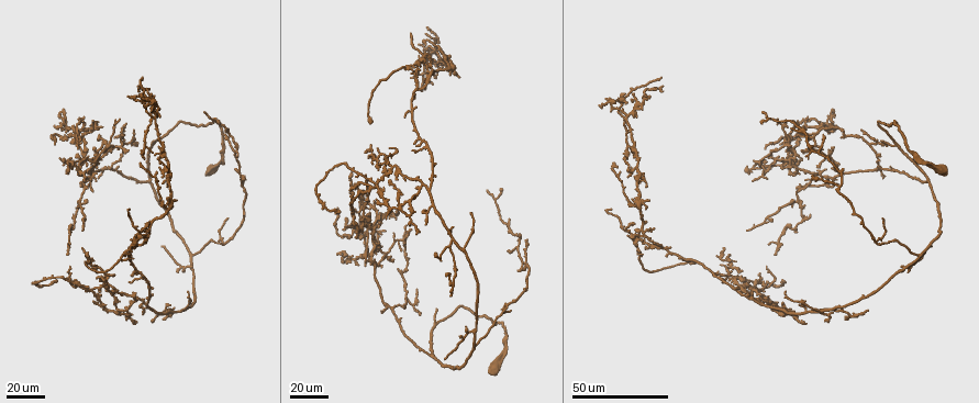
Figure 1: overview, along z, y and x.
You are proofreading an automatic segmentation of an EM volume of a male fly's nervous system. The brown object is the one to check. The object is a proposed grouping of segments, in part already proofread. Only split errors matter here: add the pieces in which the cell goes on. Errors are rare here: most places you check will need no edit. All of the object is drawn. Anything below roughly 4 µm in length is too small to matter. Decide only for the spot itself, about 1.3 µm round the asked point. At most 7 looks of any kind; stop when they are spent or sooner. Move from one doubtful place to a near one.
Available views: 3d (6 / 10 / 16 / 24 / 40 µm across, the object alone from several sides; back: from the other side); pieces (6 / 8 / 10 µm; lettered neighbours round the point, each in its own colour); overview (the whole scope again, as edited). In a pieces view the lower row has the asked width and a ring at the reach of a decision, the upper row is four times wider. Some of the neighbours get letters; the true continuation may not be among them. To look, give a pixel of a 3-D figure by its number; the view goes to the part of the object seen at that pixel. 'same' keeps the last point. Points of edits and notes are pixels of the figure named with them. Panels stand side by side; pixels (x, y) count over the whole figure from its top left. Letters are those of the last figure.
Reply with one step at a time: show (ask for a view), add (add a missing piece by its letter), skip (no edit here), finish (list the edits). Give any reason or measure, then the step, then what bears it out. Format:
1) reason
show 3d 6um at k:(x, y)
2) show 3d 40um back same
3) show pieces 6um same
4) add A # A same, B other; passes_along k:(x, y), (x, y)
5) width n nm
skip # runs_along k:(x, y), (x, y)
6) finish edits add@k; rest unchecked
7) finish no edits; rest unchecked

show 3d 24um at 1:(177, 199)

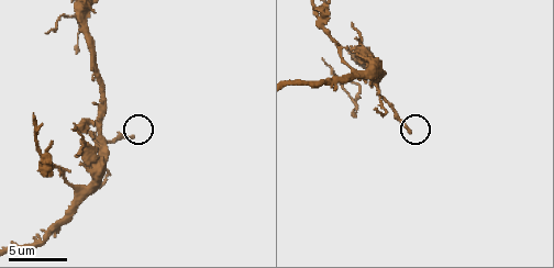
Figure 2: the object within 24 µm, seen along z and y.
see the neighbours
show pieces 10um at 2:(409, 131)

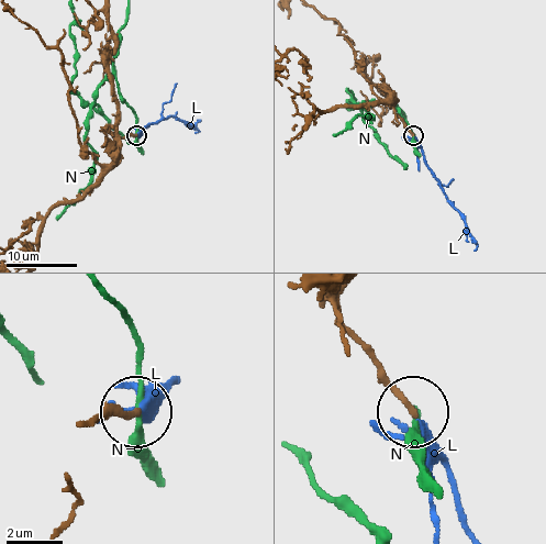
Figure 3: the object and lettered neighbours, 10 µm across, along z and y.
add L # L same, N other; passes_along 3:(77, 428), (141, 413), (171, 382); the cell continues

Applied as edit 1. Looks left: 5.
an open end
show 3d 40um at 1:(647, 223)

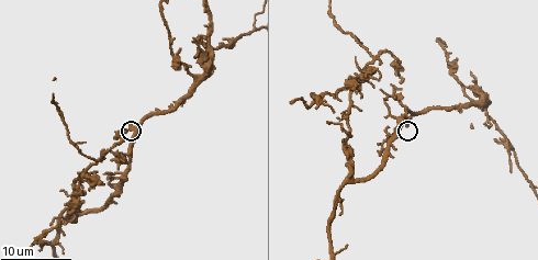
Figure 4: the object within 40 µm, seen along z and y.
show 3d 10um at 4:(128, 124)

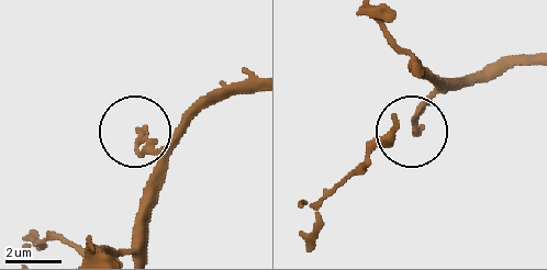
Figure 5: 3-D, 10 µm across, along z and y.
show pieces 6um at 5:(139, 135)

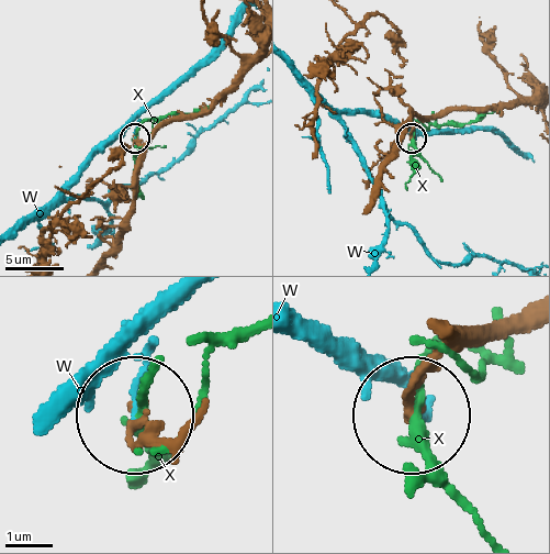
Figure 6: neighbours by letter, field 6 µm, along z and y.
skip # W other, X other; runs_along 6:(429, 321), (414, 408); no lettered piece goes on from it

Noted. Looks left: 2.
long arm stops here
show 3d 40um at 1:(203, 114)

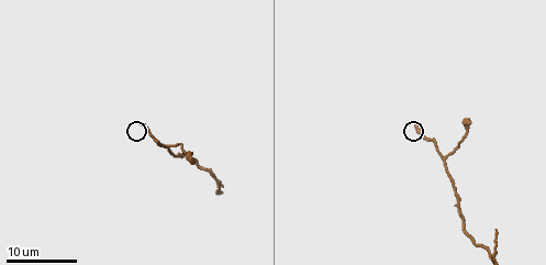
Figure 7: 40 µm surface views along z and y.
show pieces 8um at 7:(138, 122)

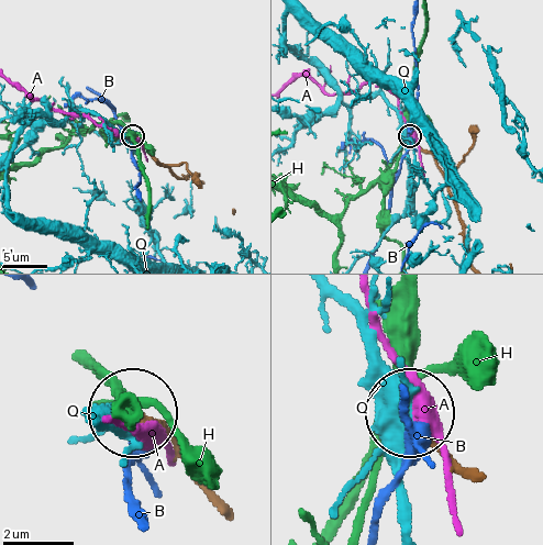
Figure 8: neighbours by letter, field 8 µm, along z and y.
skip # A other, B other, H other, Q other; none of them fits

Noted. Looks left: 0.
finish edits add@3; rest unchecked

